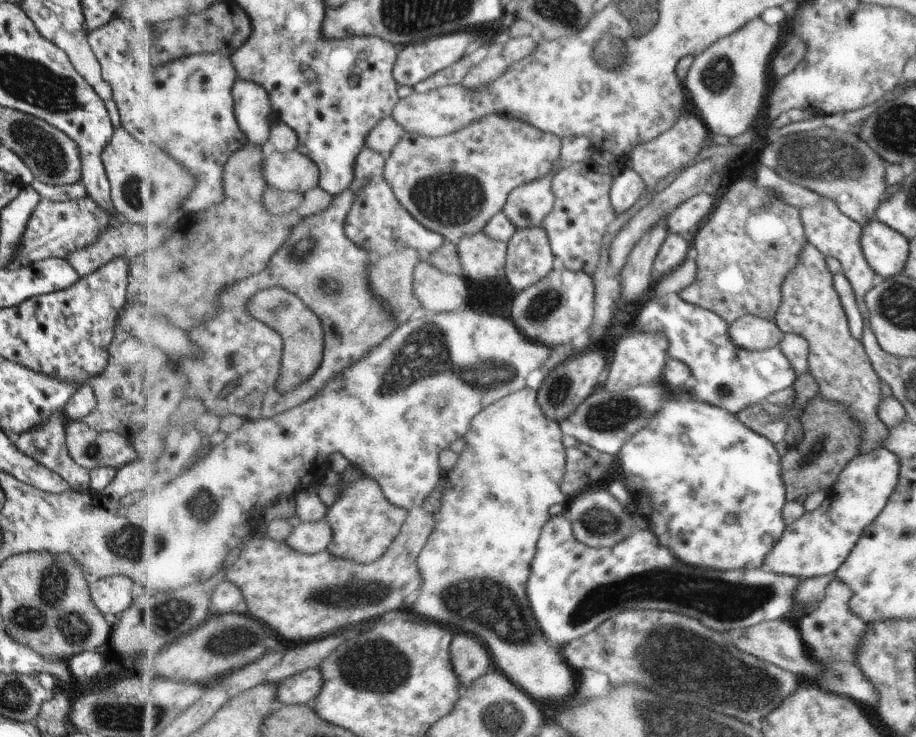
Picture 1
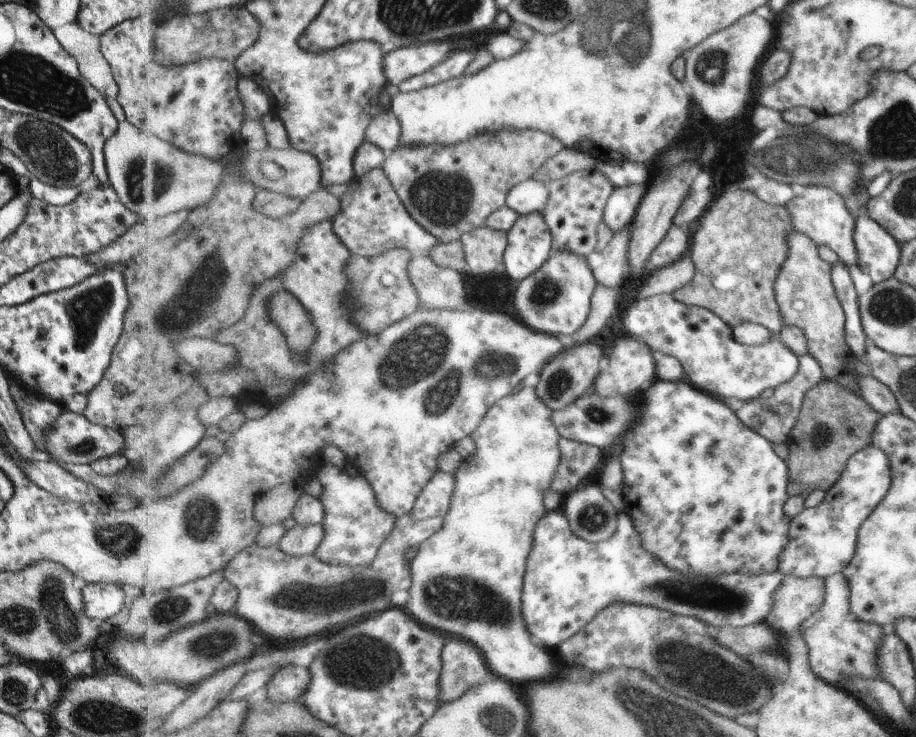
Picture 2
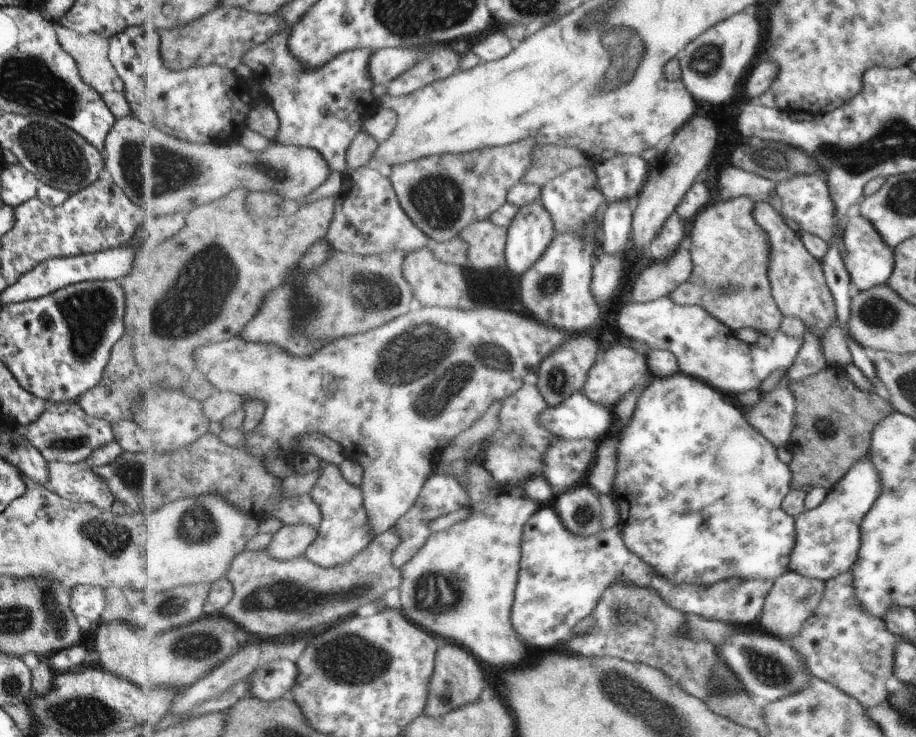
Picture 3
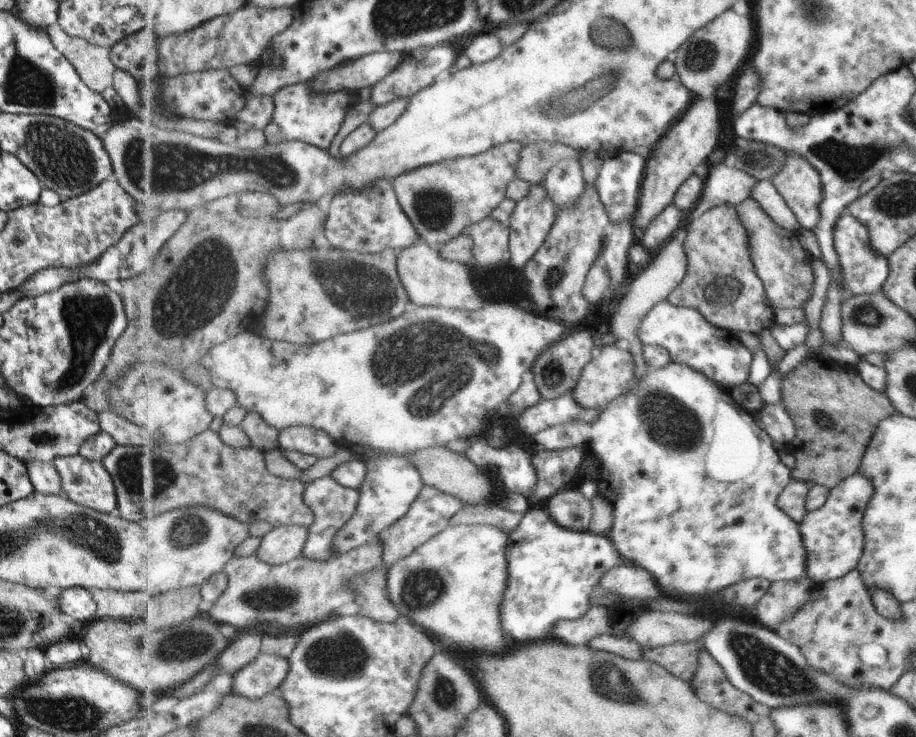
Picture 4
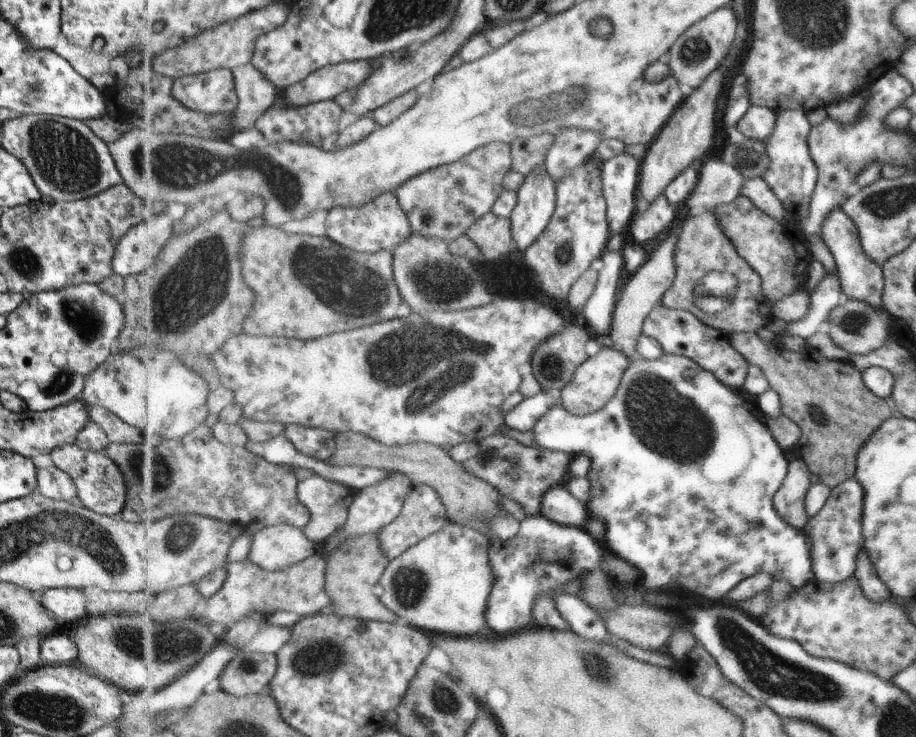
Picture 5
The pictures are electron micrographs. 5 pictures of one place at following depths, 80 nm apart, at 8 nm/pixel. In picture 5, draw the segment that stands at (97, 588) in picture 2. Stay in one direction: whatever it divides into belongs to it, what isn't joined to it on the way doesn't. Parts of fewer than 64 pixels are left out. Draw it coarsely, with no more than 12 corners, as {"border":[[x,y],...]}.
{"border":[[71,587],[45,589],[38,601],[60,624],[86,616]]}

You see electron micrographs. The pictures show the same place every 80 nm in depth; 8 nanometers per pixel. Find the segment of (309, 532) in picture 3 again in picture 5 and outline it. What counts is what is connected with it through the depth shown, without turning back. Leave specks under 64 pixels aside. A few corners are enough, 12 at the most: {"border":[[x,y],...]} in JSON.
{"border":[[266,525],[247,558],[268,571],[291,568],[318,552],[304,529]]}

